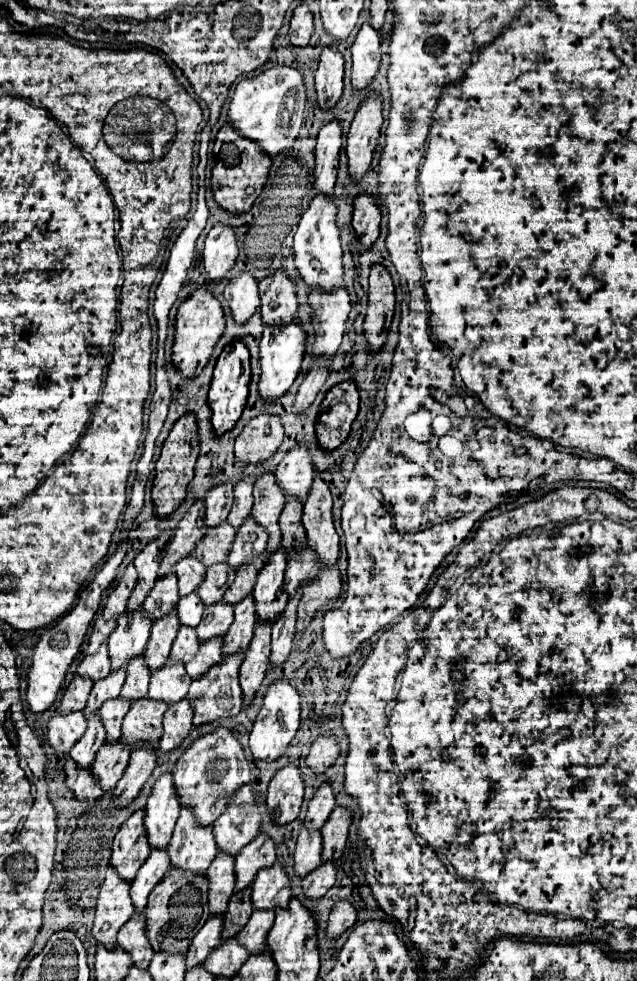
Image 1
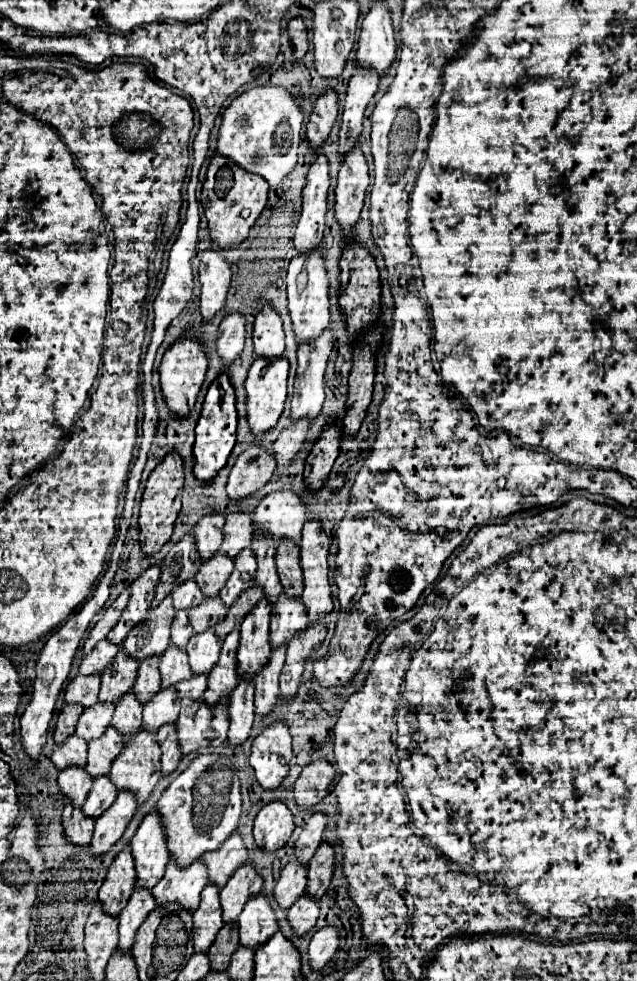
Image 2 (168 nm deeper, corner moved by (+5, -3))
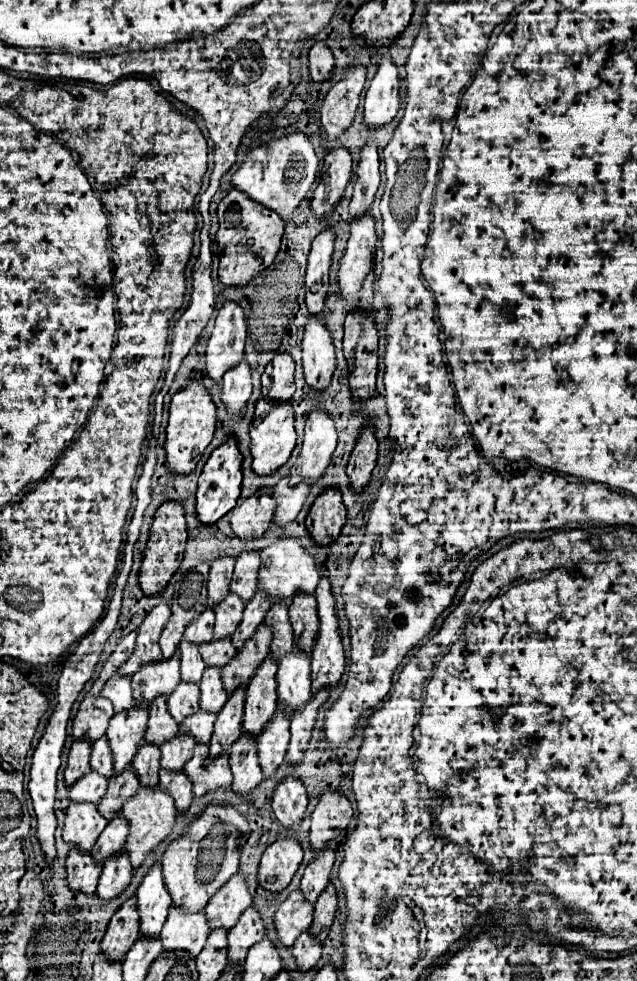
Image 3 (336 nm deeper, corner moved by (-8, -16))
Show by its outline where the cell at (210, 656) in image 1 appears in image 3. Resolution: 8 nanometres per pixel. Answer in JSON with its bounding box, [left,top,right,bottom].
[179,710,217,744]

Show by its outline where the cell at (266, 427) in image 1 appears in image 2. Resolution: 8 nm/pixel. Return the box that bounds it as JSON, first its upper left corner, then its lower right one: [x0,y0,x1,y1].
[228,445,276,501]

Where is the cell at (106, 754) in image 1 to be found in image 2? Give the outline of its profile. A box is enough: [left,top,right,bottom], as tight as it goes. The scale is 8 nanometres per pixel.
[84,775,116,817]

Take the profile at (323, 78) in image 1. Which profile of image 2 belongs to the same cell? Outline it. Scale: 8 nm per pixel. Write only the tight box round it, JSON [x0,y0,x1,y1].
[306,89,338,145]

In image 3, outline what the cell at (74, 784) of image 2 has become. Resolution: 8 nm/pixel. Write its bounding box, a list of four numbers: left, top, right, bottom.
[63,802,107,854]

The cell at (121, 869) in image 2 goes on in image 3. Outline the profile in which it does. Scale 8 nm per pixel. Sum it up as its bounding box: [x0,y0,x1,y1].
[101,896,139,960]

